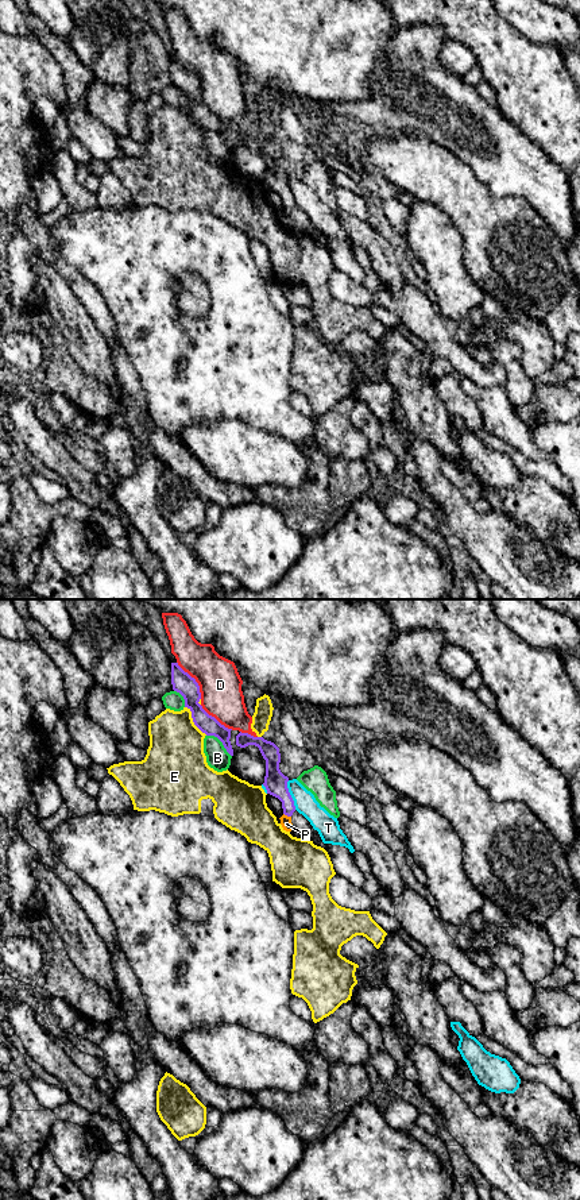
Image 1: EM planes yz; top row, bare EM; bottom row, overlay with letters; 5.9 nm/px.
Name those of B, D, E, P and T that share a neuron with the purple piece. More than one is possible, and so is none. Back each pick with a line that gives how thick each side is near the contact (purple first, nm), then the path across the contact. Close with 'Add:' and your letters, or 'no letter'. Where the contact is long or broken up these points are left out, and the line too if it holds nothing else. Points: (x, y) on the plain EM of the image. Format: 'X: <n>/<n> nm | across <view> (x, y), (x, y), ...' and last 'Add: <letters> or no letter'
Add: no letter

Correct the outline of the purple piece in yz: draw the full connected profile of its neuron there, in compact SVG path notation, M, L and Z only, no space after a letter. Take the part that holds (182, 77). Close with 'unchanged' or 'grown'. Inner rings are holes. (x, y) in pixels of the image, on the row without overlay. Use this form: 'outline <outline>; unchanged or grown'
outline M171 58L173 85L179 88L185 94L185 103L192 107L194 120L206 131L217 132L227 147L233 151L231 140L231 126L221 120L214 112L209 111L198 99L201 94L200 81L194 73L185 67L178 58Z; unchanged

